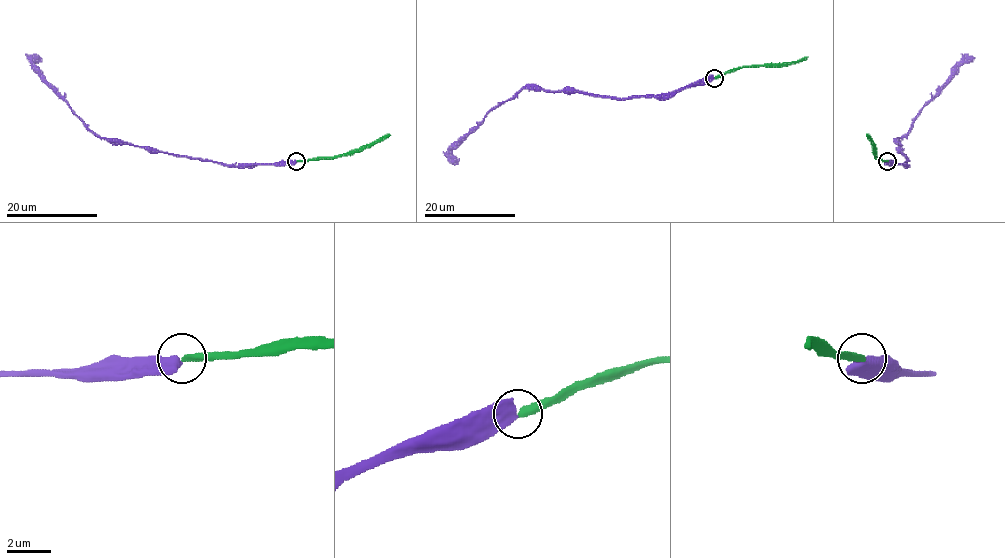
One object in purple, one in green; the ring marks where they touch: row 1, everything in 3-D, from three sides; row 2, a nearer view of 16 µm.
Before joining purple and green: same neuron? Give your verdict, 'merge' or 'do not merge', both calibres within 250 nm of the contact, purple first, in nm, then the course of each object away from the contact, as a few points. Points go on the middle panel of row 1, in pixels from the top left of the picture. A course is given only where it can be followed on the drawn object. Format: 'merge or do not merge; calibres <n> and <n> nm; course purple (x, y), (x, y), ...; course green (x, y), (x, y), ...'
do not merge; calibres 650 and 320 nm; course purple (714, 78), (697, 80), (672, 92), (629, 99), (580, 91), (522, 88), (496, 106), (453, 148), (454, 165); course green (714, 78), (742, 67), (792, 63), (808, 56)

